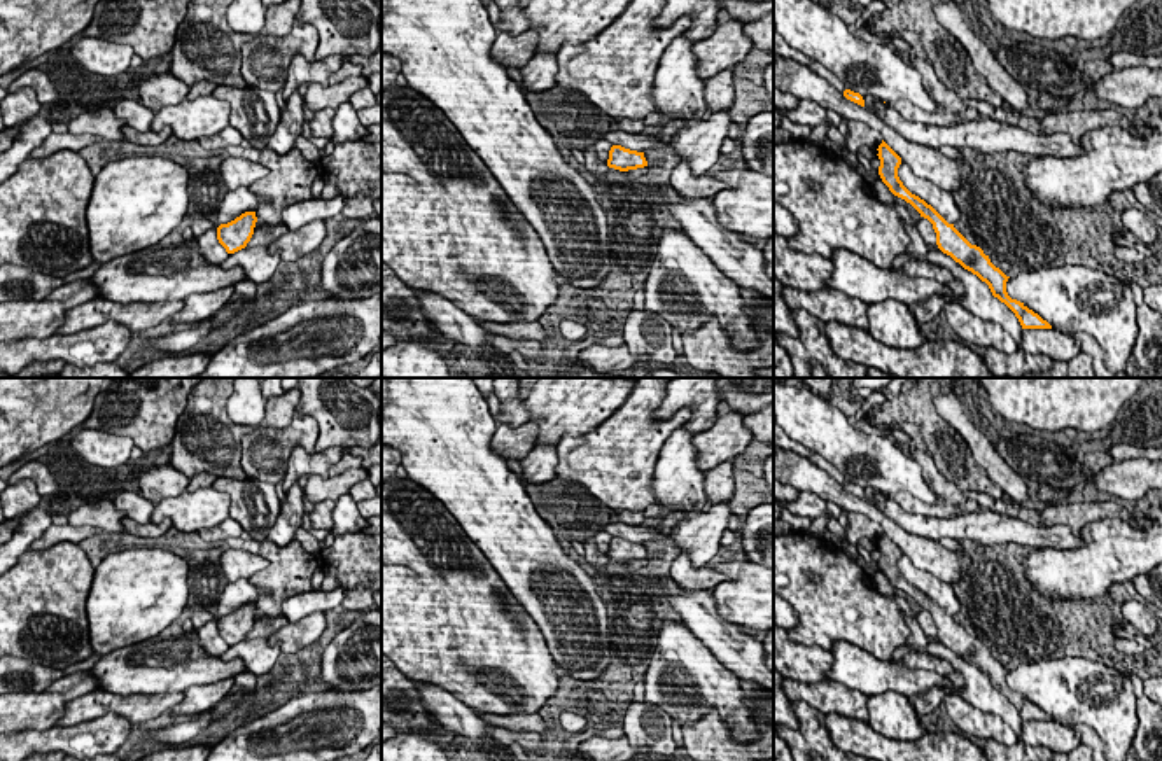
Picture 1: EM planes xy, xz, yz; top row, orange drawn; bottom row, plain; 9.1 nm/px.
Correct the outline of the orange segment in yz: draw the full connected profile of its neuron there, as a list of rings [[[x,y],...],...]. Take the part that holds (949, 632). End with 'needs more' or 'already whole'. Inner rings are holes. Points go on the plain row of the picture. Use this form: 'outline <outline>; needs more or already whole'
outline [[[882,532],[878,537],[878,567],[889,583],[910,595],[920,609],[933,616],[936,625],[938,640],[959,654],[964,661],[976,667],[985,674],[994,689],[1004,695],[1018,710],[1022,721],[1052,721],[1052,717],[1043,712],[1038,705],[1029,702],[1024,695],[1012,691],[1006,684],[1006,668],[999,660],[996,660],[989,647],[976,637],[971,637],[956,619],[948,616],[931,597],[928,597],[919,588],[912,586],[898,569],[898,560],[901,549]]]; already whole

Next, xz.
outline [[[612,537],[609,542],[607,558],[620,563],[628,563],[648,558],[648,553],[644,549],[644,544],[630,542],[621,537]]]; already whole

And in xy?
outline [[[245,604],[228,616],[217,619],[217,632],[228,646],[234,646],[247,639],[254,626],[257,609],[256,604]]]; already whole

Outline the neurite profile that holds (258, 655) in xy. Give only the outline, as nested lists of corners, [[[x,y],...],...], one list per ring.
[[[245,639],[234,646],[229,646],[229,649],[220,656],[220,660],[231,661],[234,658],[240,658],[245,663],[245,672],[250,672],[259,677],[273,668],[280,653],[282,651],[278,642],[271,647],[268,644],[268,639]]]

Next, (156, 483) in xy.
[[[154,465],[138,474],[140,493],[154,506],[164,499],[182,495],[189,481],[191,479],[173,465]]]

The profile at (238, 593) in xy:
[[[247,579],[228,583],[217,604],[217,609],[214,611],[215,618],[201,628],[196,628],[200,644],[208,656],[220,658],[229,649],[226,640],[217,632],[217,619],[220,616],[234,612],[245,604],[256,604],[262,595],[268,595],[268,590],[256,588]]]

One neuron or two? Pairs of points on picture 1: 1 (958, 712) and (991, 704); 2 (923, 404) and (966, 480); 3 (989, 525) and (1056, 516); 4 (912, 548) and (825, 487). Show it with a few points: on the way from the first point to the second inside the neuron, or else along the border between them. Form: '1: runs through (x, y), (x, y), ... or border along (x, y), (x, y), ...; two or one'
1: border along (961, 697), (982, 711), (996, 714), (1012, 730); two
2: runs through (931, 424), (954, 460); one
3: border along (1042, 523), (1066, 525), (1077, 537); two
4: runs through (891, 529), (863, 506), (846, 501); one

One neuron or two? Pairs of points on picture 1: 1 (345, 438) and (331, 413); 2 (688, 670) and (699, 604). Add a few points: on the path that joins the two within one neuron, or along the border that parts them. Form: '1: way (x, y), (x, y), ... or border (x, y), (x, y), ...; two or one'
1: way (345, 432), (345, 427), (336, 418); one
2: border (681, 623), (723, 663); two

